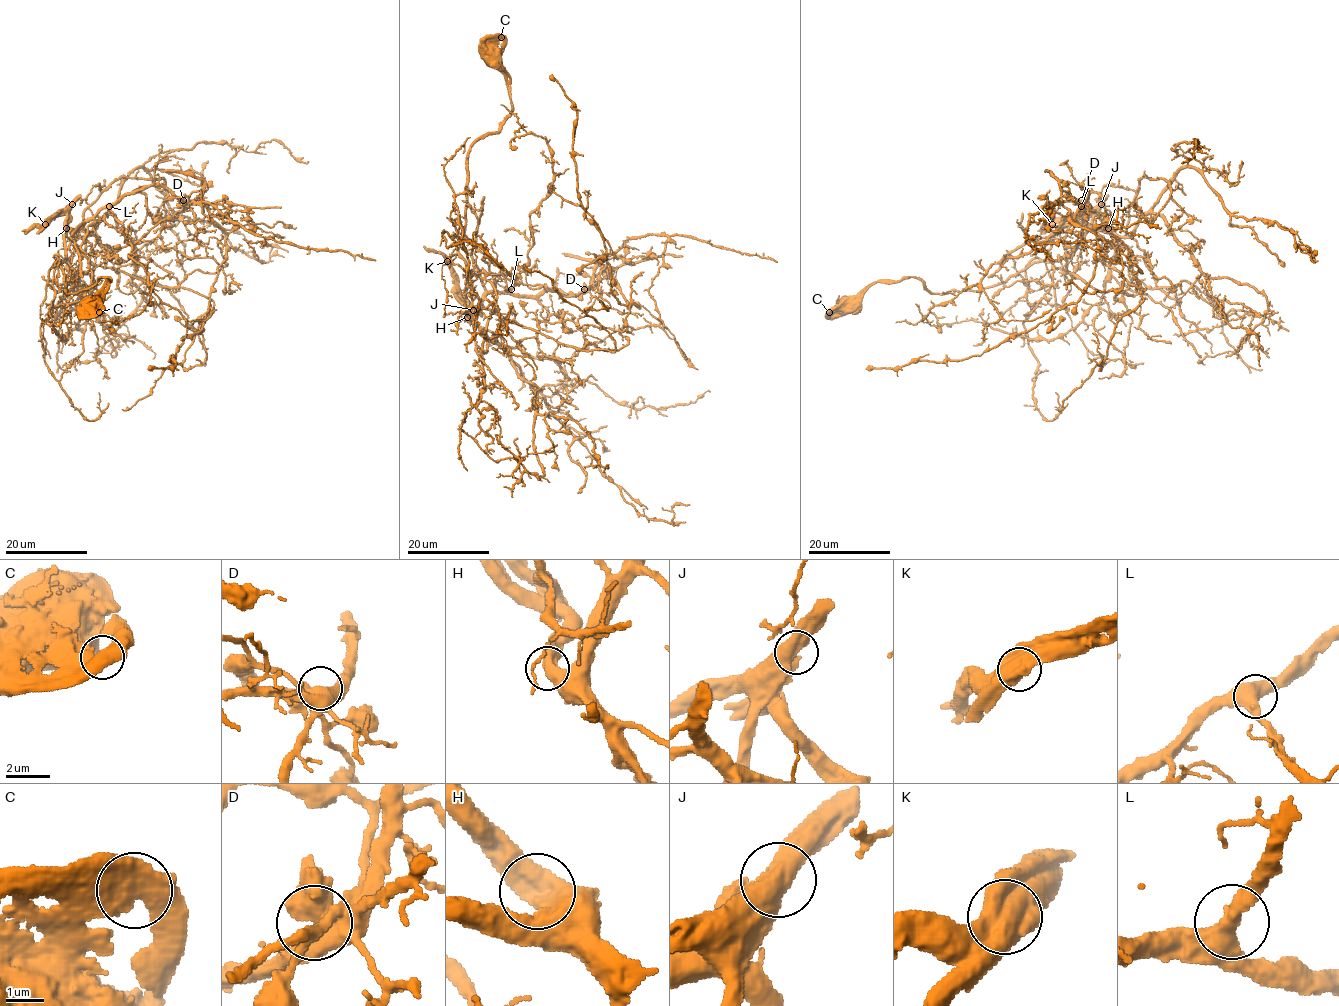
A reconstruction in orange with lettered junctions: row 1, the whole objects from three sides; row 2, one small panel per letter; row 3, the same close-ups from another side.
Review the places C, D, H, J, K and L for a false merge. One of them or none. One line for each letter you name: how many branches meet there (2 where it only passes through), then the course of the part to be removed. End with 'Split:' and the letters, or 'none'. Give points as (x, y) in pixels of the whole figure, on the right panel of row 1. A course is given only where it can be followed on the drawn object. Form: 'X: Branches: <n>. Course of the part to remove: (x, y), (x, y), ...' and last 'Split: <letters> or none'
K: Branches: 2. Course of the part to remove: (1052, 224), (1093, 213), (1067, 269), (1090, 287), (1134, 295), (1183, 281), (1223, 316), (1252, 312), (1237, 358)
Split: K

